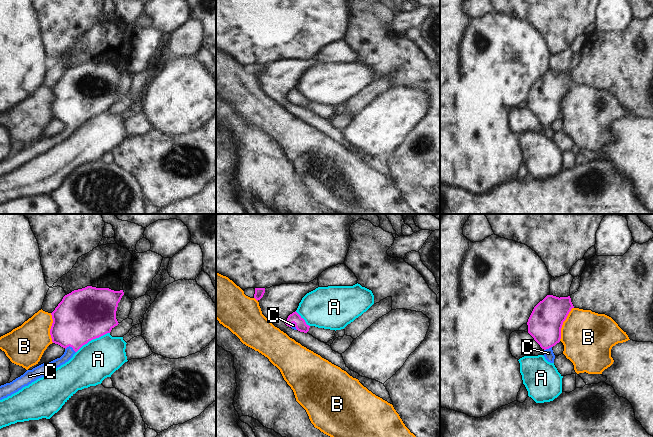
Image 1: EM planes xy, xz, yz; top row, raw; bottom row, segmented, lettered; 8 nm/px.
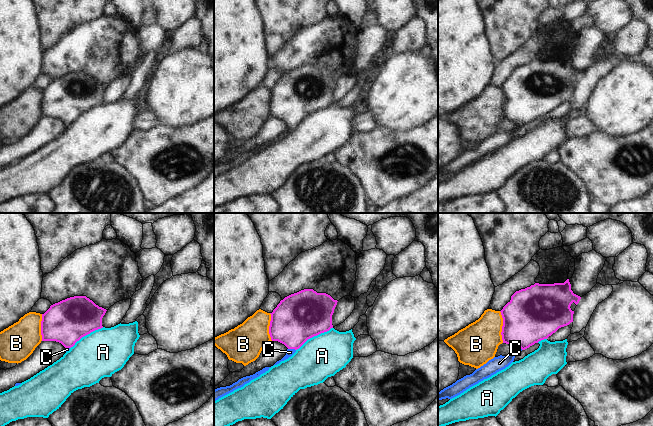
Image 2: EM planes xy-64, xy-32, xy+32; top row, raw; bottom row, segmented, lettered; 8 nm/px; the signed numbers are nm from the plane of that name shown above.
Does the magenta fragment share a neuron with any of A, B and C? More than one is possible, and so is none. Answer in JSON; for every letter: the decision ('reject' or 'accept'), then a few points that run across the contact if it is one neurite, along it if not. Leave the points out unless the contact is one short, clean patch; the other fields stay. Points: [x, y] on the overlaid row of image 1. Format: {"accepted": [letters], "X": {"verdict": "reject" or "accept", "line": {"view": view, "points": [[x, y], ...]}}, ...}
{"accepted": ["C"], "A": {"verdict": "reject", "line": {"view": "xy", "points": [[109, 332], [89, 340], [76, 352]]}}, "B": {"verdict": "reject"}, "C": {"verdict": "accept", "line": {"view": "xy", "points": [[80, 317], [72, 328], [71, 346], [69, 352]]}}}

